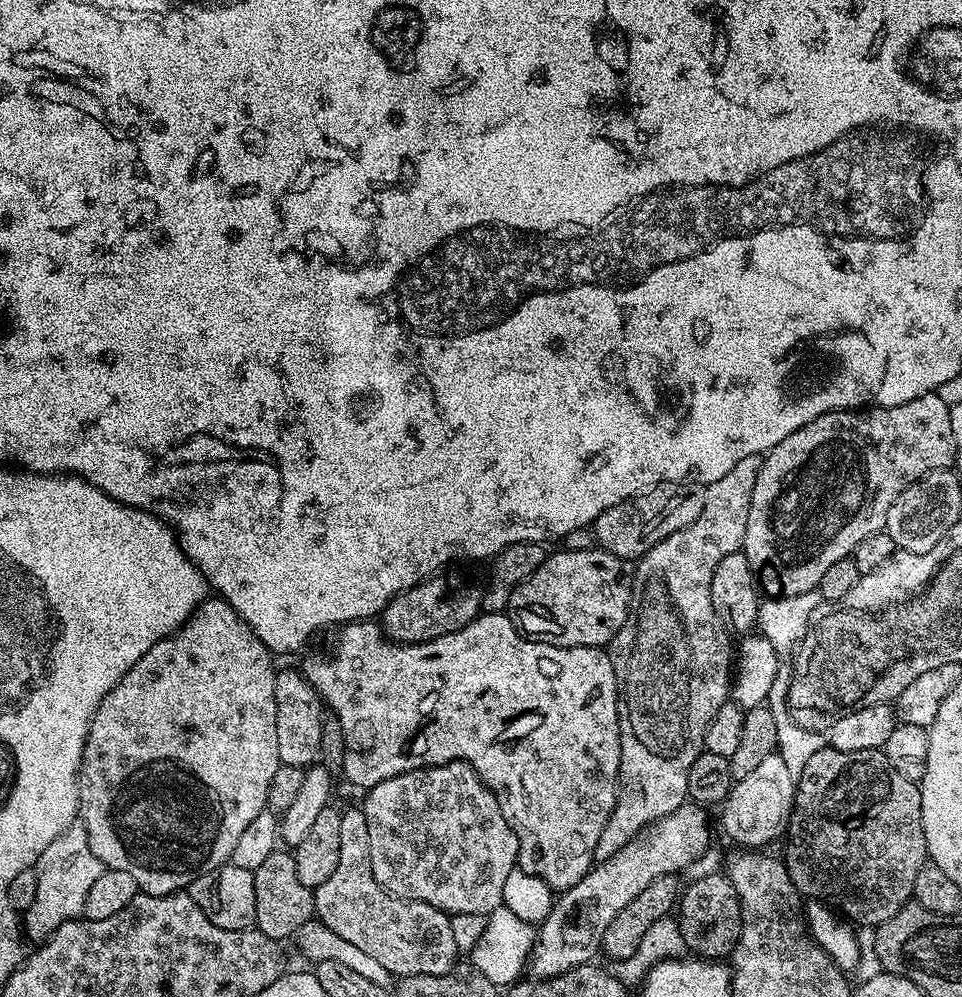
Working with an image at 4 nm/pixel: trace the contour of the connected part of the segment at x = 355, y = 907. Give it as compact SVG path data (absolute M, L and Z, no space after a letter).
M348 806L341 811L342 827L340 827L340 850L338 853L338 870L322 882L322 886L314 889L316 897L315 919L320 920L334 934L346 938L346 942L358 946L358 950L370 954L386 966L393 977L405 976L437 976L449 972L458 963L456 957L456 932L452 929L453 917L447 912L438 910L426 902L404 900L401 896L391 896L386 889L378 886L374 874L370 870L370 834L366 831L366 816L363 807Z

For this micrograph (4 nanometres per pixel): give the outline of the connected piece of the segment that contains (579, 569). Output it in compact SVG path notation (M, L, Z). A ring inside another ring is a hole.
M599 546L590 550L559 551L553 556L552 553L545 555L542 566L538 566L538 570L534 570L534 574L510 594L507 611L512 617L512 625L525 637L559 648L604 648L611 645L634 603L629 565Z

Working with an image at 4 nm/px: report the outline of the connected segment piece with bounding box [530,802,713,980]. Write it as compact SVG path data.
M685 802L681 808L674 810L669 816L658 821L657 824L651 824L650 827L641 832L640 835L632 841L632 843L627 844L622 850L618 850L618 854L614 854L606 860L599 861L599 863L593 866L593 868L587 872L586 875L583 876L581 880L574 886L563 889L563 891L561 891L559 895L555 897L550 914L545 920L540 921L538 925L538 931L536 932L536 942L532 945L532 955L530 957L530 972L532 968L531 975L538 980L548 980L551 976L557 976L566 970L577 968L579 964L587 964L589 962L595 961L597 959L596 952L598 956L598 953L601 951L604 942L606 926L610 926L610 922L614 922L614 917L618 915L620 911L622 911L622 909L626 907L626 905L628 905L636 895L642 894L642 890L646 890L646 886L650 886L650 882L654 882L654 878L662 878L663 876L670 876L679 873L679 868L682 868L682 870L689 869L690 865L695 863L695 861L710 848L710 845L713 843L711 842L712 832L710 829L708 829L708 816L704 812L707 811L705 811L701 805Z

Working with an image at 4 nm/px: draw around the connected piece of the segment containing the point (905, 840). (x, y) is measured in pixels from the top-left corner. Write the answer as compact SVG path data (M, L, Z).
M825 746L816 754L811 755L810 762L802 769L796 782L796 801L792 807L792 817L788 820L787 840L788 849L782 853L782 859L784 865L788 867L788 873L796 889L805 897L819 900L836 909L851 923L866 928L885 924L890 918L894 918L894 914L898 914L898 910L902 910L905 904L913 899L914 878L918 878L918 870L922 870L922 866L929 863L926 834L922 826L922 794L919 783L906 778L906 774L898 774L898 770L894 770L894 766L890 766L890 758L886 758L883 750L878 748L839 752Z

